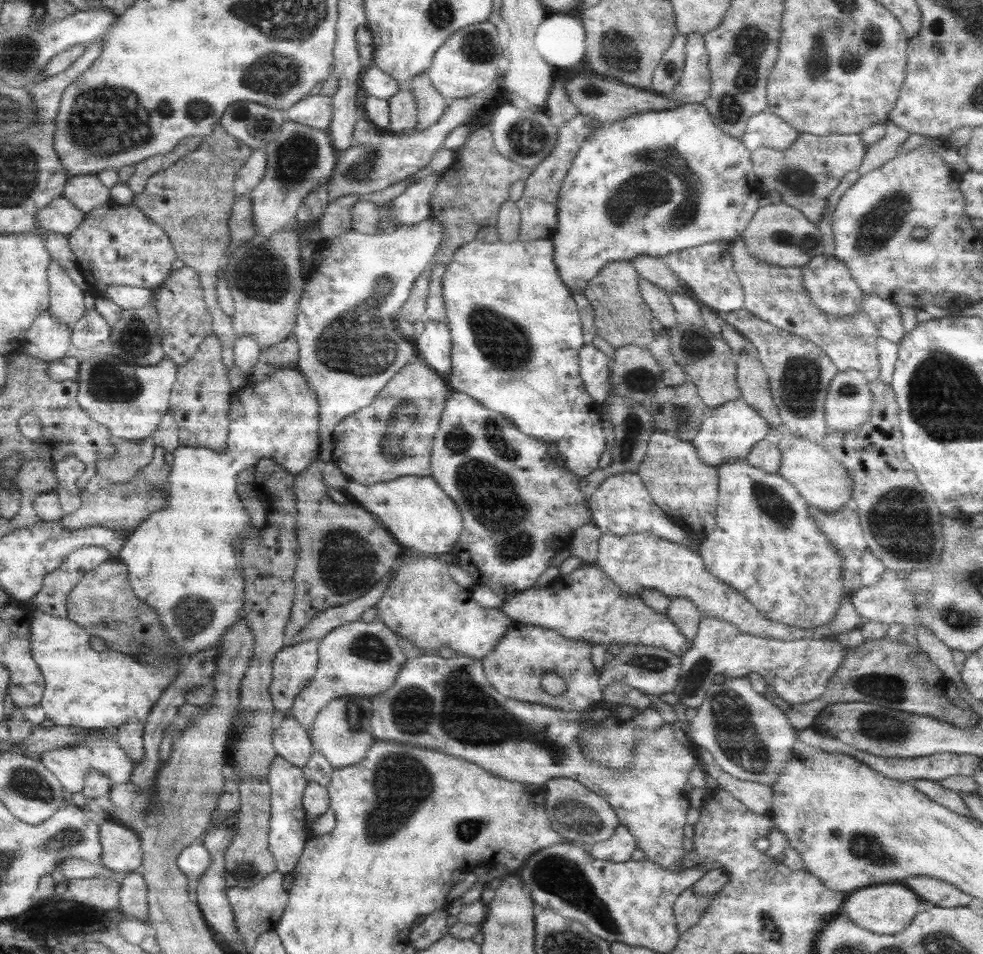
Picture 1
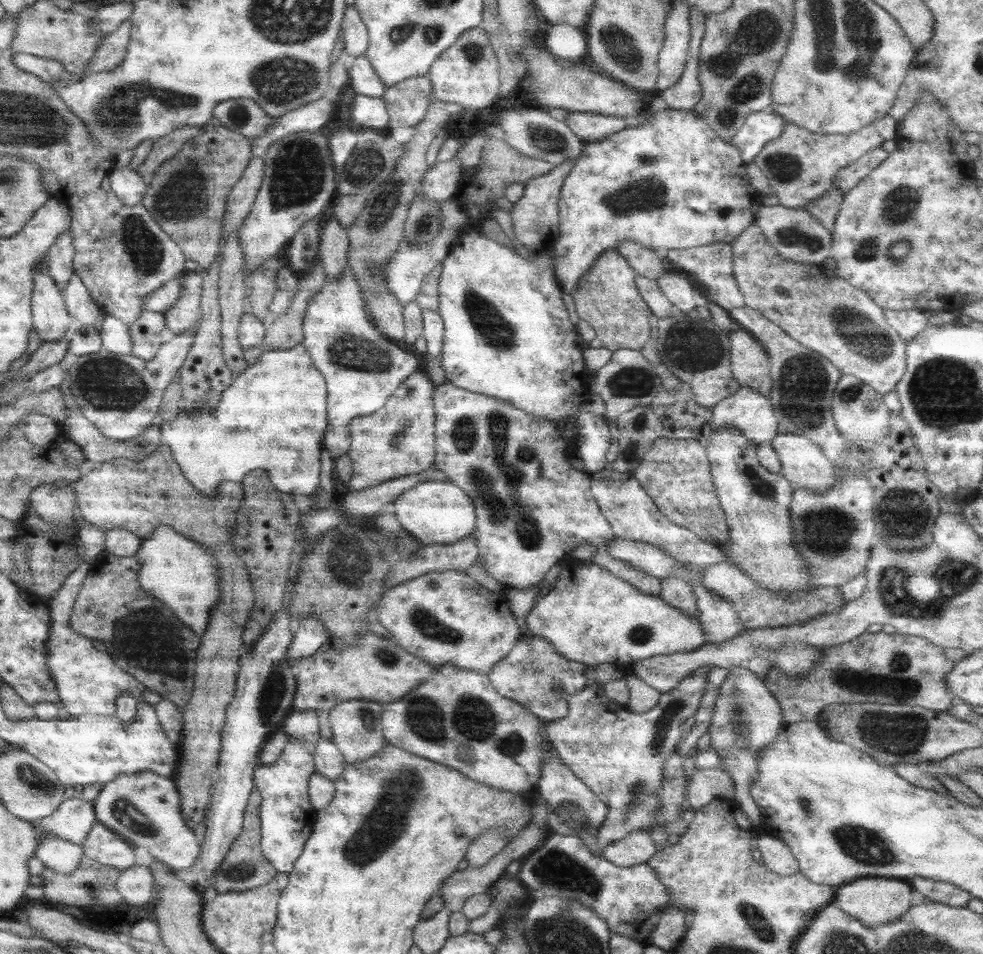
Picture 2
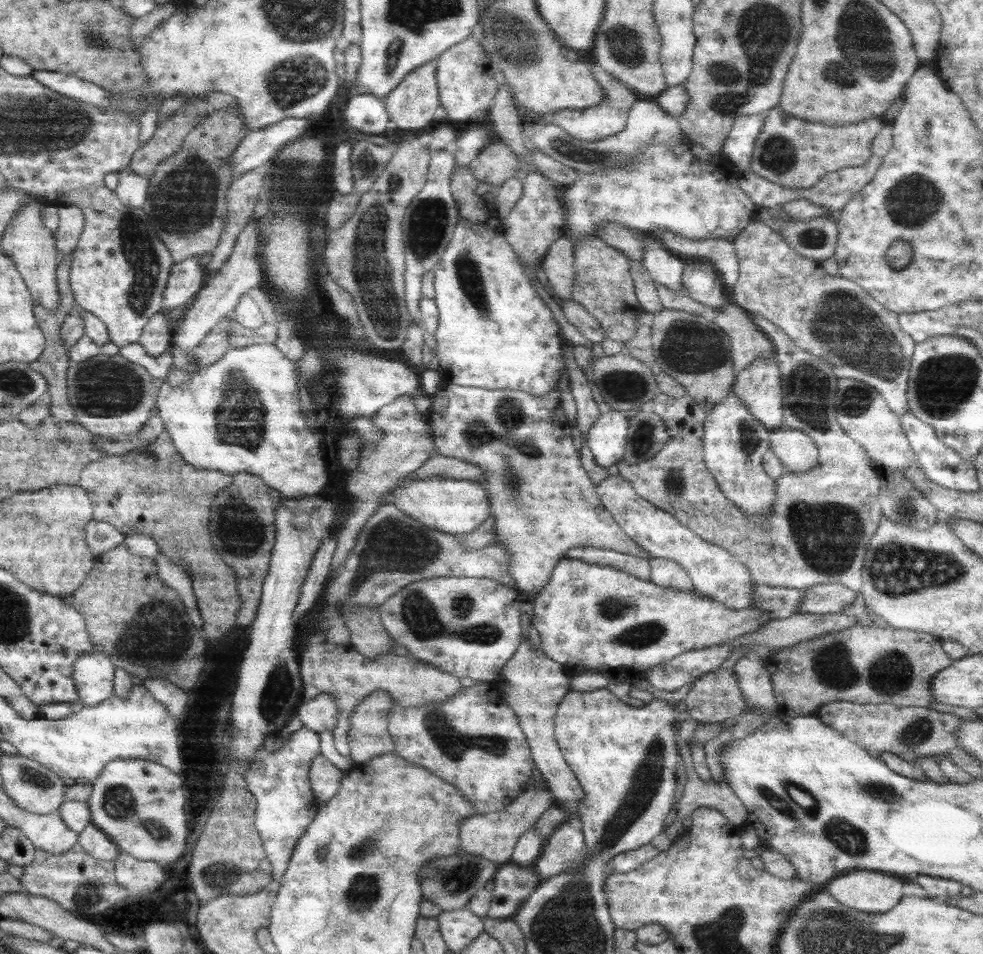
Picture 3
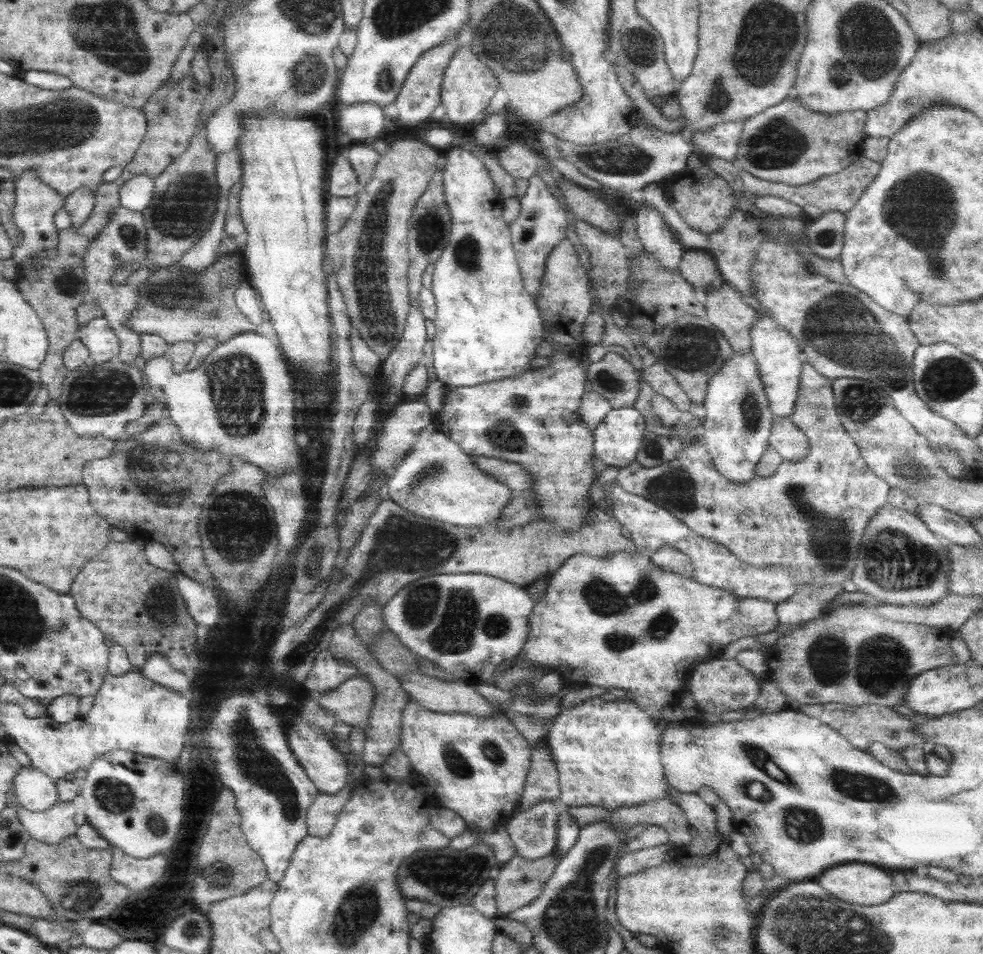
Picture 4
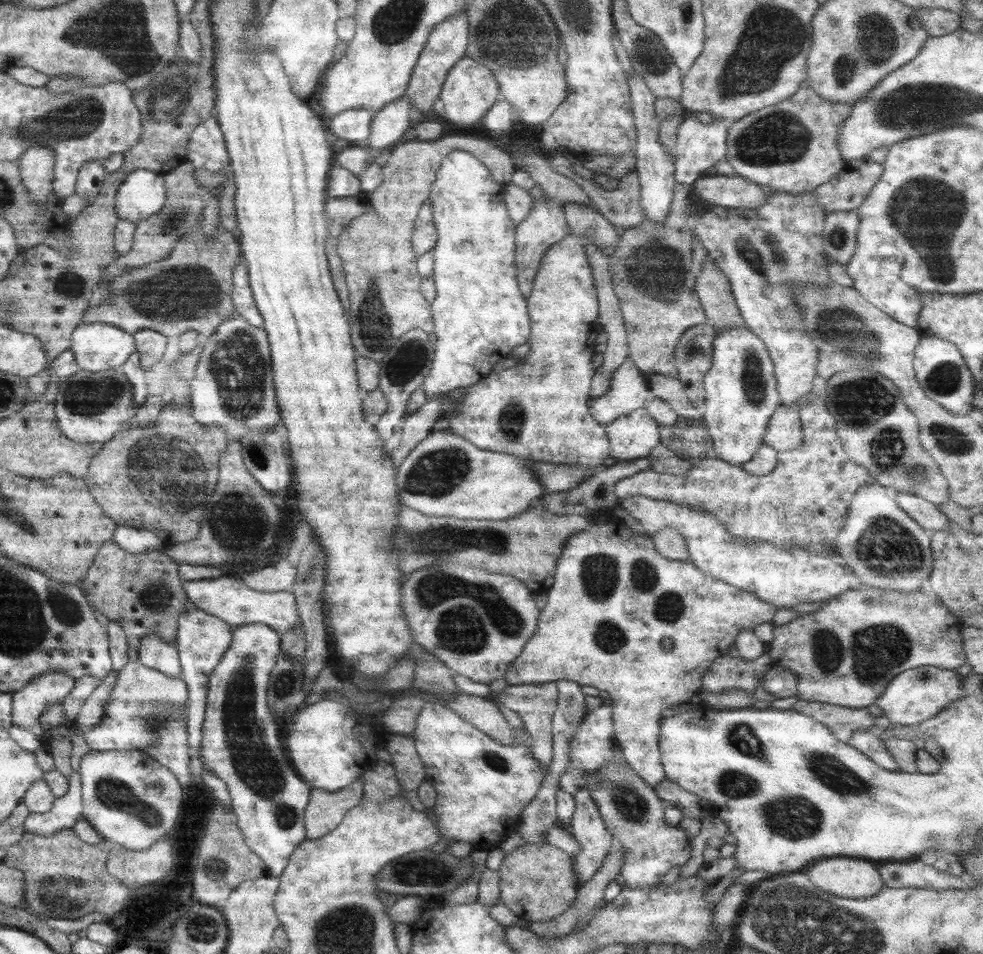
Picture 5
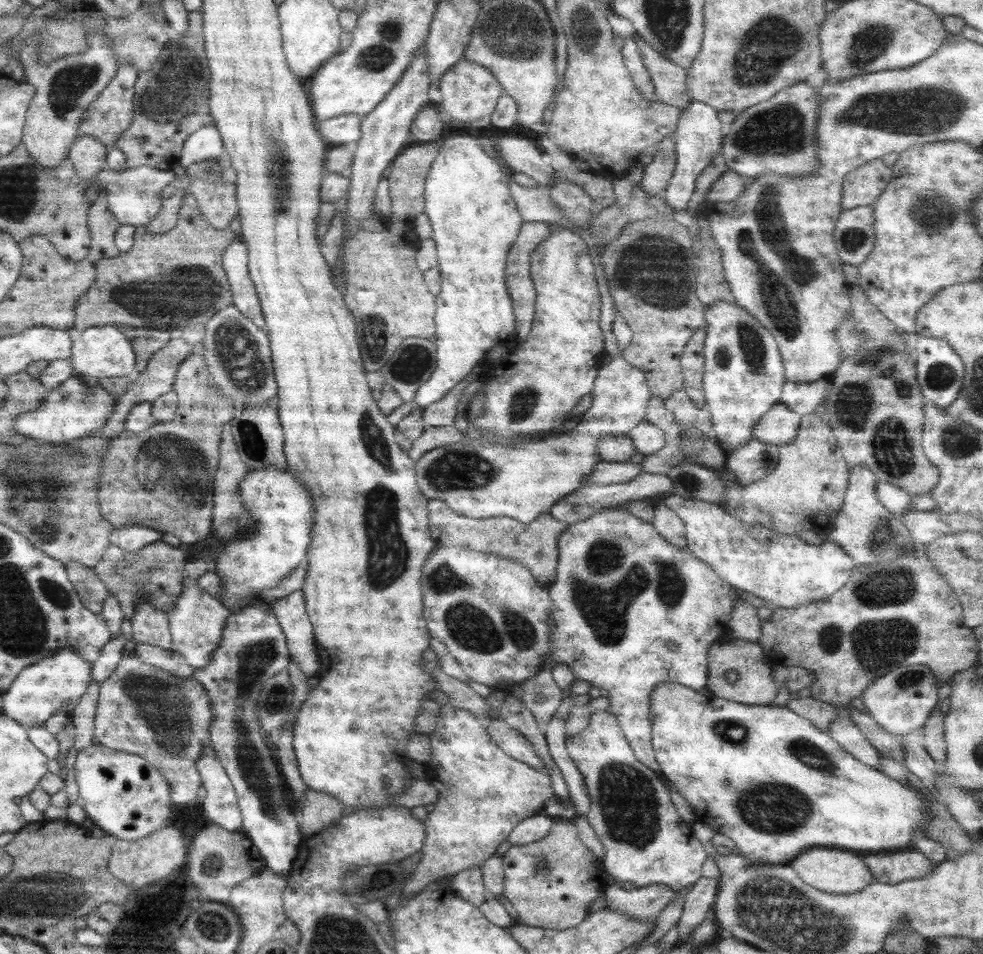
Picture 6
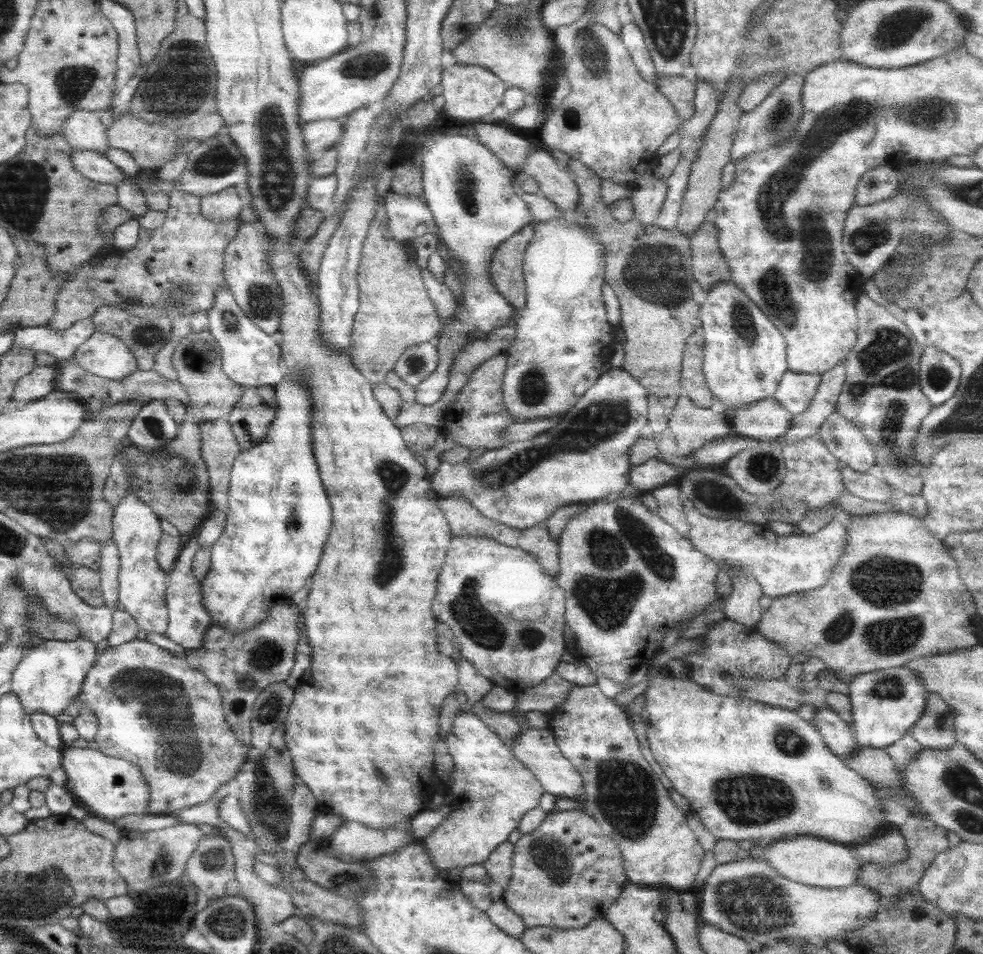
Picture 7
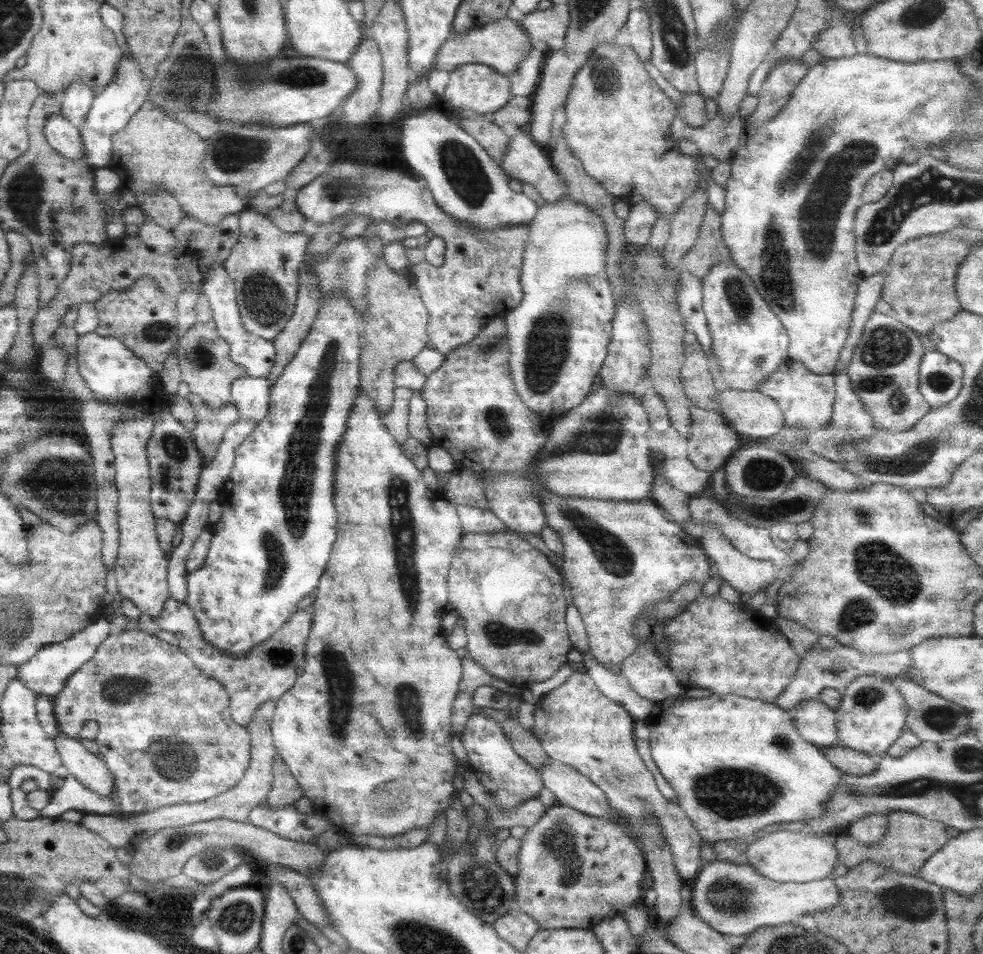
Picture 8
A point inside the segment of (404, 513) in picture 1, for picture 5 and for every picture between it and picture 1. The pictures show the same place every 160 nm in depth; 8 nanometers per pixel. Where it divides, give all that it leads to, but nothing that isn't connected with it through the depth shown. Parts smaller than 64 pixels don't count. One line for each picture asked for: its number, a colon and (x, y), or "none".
2: (436, 511)
3: (457, 506)
4: (437, 481)
5: (445, 476)

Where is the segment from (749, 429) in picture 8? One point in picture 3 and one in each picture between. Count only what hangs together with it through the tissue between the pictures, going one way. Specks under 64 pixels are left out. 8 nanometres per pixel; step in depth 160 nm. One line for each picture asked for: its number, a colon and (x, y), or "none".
3: (797, 452)
4: (792, 445)
5: (784, 432)
6: (779, 426)
7: (767, 420)

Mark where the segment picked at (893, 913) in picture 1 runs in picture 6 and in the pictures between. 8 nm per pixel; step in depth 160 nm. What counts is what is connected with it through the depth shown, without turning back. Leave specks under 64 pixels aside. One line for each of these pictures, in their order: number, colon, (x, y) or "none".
2: (874, 901)
3: (871, 892)
4: (862, 885)
5: (846, 877)
6: (836, 871)

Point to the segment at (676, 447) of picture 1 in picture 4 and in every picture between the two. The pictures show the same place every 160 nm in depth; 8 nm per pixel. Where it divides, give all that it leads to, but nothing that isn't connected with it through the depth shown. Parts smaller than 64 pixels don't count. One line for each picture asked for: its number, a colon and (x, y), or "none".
2: (675, 473)
3: (817, 532)
4: (809, 517)

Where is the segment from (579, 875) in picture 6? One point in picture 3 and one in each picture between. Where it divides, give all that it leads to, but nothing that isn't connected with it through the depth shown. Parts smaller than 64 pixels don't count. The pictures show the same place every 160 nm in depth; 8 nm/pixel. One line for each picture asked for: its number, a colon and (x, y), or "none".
3: (513, 884)
4: (520, 881)
5: (537, 882)

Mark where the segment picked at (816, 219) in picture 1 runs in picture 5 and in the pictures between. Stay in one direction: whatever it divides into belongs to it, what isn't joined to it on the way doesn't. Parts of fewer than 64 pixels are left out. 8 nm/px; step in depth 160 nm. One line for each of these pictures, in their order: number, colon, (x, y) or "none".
2: (799, 164)
3: (791, 152)
4: (788, 143)
5: (791, 146)

